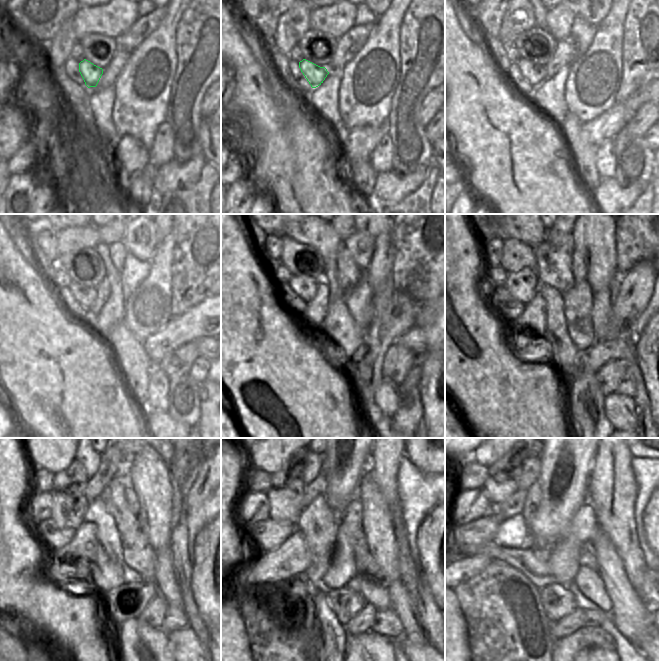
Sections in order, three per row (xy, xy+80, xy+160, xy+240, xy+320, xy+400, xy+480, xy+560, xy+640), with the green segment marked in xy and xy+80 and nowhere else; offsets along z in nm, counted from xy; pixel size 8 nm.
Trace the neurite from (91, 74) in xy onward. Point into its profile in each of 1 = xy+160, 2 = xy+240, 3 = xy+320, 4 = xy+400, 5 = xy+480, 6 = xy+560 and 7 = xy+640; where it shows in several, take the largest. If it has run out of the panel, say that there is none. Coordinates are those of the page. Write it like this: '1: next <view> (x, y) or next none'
1: next xy+160 (535, 74)
2: next xy+240 (85, 296)
3: next xy+320 (306, 287)
4: next xy+400 (523, 285)
5: next xy+480 (70, 505)
6: next xy+560 (285, 503)
7: next xy+640 (498, 491)

